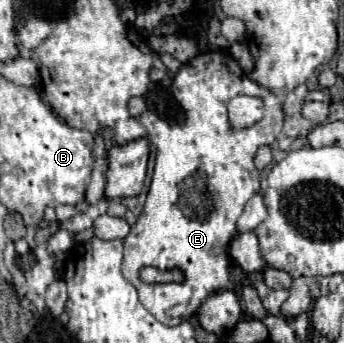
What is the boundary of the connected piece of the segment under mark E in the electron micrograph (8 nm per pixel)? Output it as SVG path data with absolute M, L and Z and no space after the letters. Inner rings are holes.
M225 52L197 54L191 62L181 66L173 78L171 90L175 100L185 110L185 122L181 122L181 126L169 124L155 112L145 112L139 116L139 122L147 130L147 140L157 146L157 160L143 212L125 238L123 256L125 278L137 288L141 304L145 304L145 308L163 324L165 290L169 290L169 308L185 302L191 316L209 294L231 288L227 246L231 236L237 234L235 222L241 216L247 200L259 192L259 172L253 164L253 156L261 146L273 144L283 128L281 98L253 82L241 70L239 62ZM241 94L261 98L265 104L265 116L253 128L241 130L239 138L227 138L227 102ZM193 176L205 178L205 190L211 200L211 210L201 216L185 216L179 206L179 188ZM143 266L155 266L159 270L181 268L187 280L183 284L145 284L139 278L139 270Z

